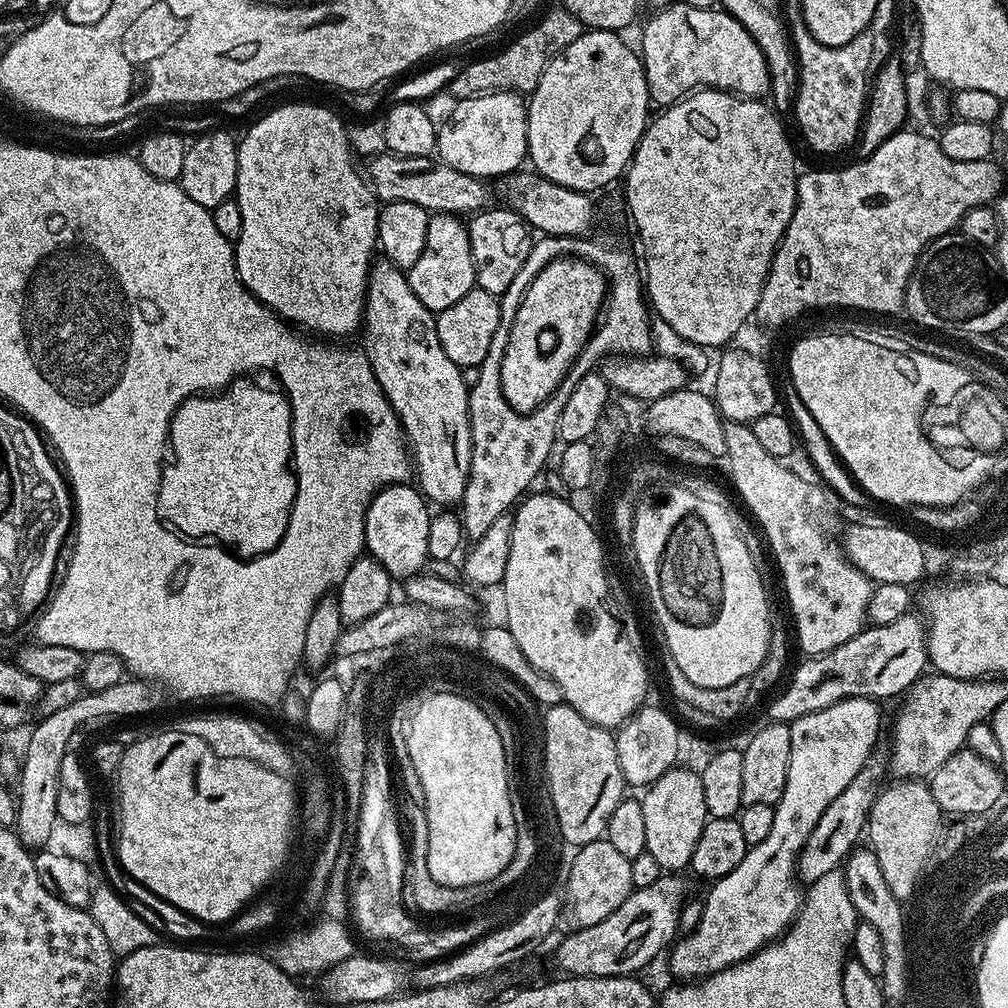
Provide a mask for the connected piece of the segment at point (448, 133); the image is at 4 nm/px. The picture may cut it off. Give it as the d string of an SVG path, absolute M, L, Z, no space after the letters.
M484 92L480 96L471 96L465 100L457 100L449 121L438 128L436 133L436 152L439 159L446 162L446 166L454 166L454 170L462 170L462 174L470 174L471 176L479 176L481 178L493 178L492 176L503 178L517 171L523 165L520 163L525 163L528 160L528 109L525 97L514 92Z

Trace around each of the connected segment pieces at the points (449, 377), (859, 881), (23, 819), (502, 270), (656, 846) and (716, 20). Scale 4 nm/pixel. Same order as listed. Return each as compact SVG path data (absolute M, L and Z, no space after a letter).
M383 258L377 259L368 272L368 289L364 295L363 332L362 351L370 362L374 378L378 378L378 386L382 386L390 406L396 411L400 427L404 429L404 439L414 465L415 483L433 505L459 505L466 490L472 453L468 413L470 384L467 379L464 381L465 373L462 369L450 362L450 358L446 358L446 350L442 350L442 342L438 342L436 316L426 306L422 306L418 294L414 294L410 286L407 275Z
M870 848L855 849L845 860L842 871L844 881L847 882L848 897L855 906L857 915L867 924L878 930L878 936L882 939L883 950L883 974L880 977L883 986L885 1001L889 1003L902 999L906 990L910 988L910 957L909 949L905 941L905 916L903 903L897 899L890 890L890 886L883 877L882 868L878 864L878 858Z
M123 678L122 680L118 681L116 685L109 686L106 688L106 690L102 690L101 692L85 691L84 695L78 698L78 702L70 702L70 706L65 706L63 710L54 710L54 714L43 717L43 719L39 721L41 724L33 730L32 737L30 737L28 740L28 749L26 749L24 752L24 760L22 756L22 763L19 765L18 768L18 781L20 780L20 792L18 791L18 799L16 802L16 823L14 825L14 831L16 835L20 837L20 841L24 843L25 848L29 850L43 849L50 835L50 830L53 829L54 824L57 822L58 817L56 814L56 807L58 806L58 770L62 766L62 758L69 751L68 743L71 742L72 735L74 735L75 732L79 730L80 724L86 723L87 720L100 720L103 718L103 716L144 716L147 714L147 712L154 711L155 708L163 702L164 692L165 689L161 687L161 685L151 680L142 680L139 678Z
M493 206L475 213L467 221L466 227L470 238L470 250L476 263L476 287L486 290L486 294L494 294L499 298L506 290L510 290L510 282L518 278L522 262L526 262L530 254L534 243L533 229L507 206Z
M677 766L662 774L662 778L643 793L642 815L646 817L646 850L654 854L660 869L672 874L679 873L679 868L687 869L704 824L710 819L699 771L691 772L688 768Z
M687 2L672 4L645 22L638 52L644 62L653 105L675 104L701 86L745 98L764 98L770 92L768 60L758 42L746 34L742 22L723 10L698 10L698 6L690 6Z

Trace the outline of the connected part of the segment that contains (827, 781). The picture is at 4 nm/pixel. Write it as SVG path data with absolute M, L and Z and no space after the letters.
M859 696L858 698L846 698L834 706L826 706L826 710L818 710L814 714L806 714L802 718L791 721L790 770L786 774L786 790L782 790L782 798L774 806L774 822L771 823L770 834L767 834L762 842L758 842L757 845L749 847L746 858L742 858L742 862L738 862L738 866L734 866L734 870L730 870L730 874L726 874L722 879L715 881L715 883L709 887L712 889L709 890L708 897L703 897L702 903L704 909L700 915L698 926L694 931L681 935L679 939L671 945L670 951L667 953L667 956L669 955L668 968L677 976L677 981L696 982L705 976L713 976L716 972L732 968L738 962L750 959L759 948L764 948L768 944L771 944L772 941L779 940L780 937L792 927L792 922L796 919L796 913L800 911L802 903L802 888L798 883L798 877L796 875L796 858L799 856L802 846L806 846L806 838L810 838L814 826L818 826L818 818L822 818L826 806L830 806L830 802L834 802L834 798L838 798L838 794L842 794L842 790L846 790L846 786L850 786L854 774L858 774L858 770L862 770L862 766L867 762L869 756L873 755L875 748L872 747L875 746L876 739L880 736L880 708L881 705L877 703L877 701L868 700L864 696Z

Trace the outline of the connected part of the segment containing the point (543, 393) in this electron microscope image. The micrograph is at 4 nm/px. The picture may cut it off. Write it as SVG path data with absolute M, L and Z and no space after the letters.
M557 257L539 272L519 304L503 352L500 385L512 409L530 413L552 396L595 331L606 301L607 277L584 260Z

